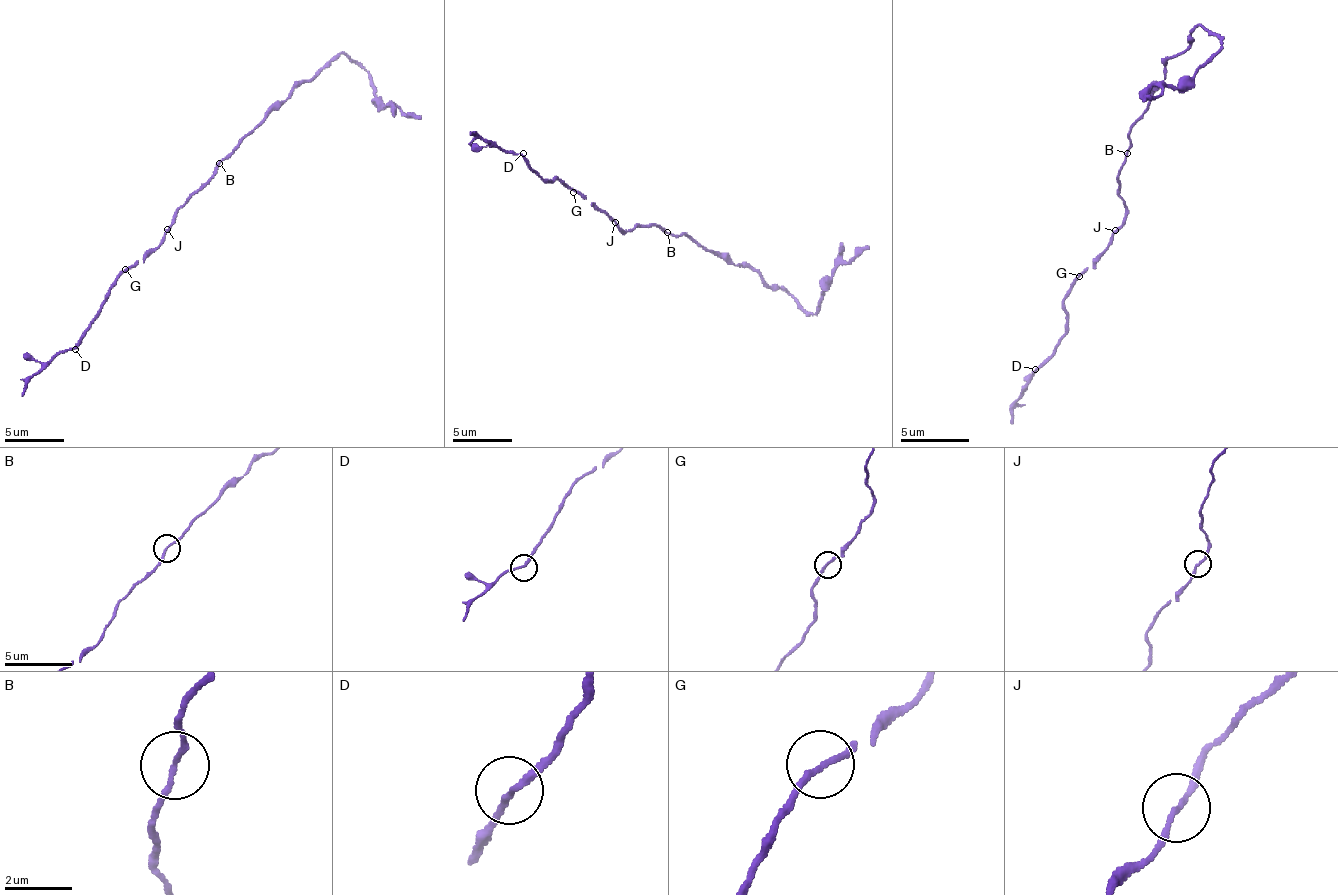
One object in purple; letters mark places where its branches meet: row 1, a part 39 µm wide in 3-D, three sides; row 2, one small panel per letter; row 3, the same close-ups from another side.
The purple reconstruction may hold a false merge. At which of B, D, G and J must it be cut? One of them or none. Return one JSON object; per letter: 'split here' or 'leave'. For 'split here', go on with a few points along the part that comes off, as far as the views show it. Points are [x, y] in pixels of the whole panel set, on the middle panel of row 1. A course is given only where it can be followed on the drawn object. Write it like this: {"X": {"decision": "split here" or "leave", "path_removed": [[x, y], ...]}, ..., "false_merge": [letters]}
{"B": {"decision": "split here", "path_removed": [[668, 233], [686, 233], [736, 266], [748, 266], [769, 286], [780, 286], [816, 313], [834, 272], [869, 245]]}, "D": {"decision": "leave"}, "G": {"decision": "leave"}, "J": {"decision": "leave"}, "false_merge": ["B"]}

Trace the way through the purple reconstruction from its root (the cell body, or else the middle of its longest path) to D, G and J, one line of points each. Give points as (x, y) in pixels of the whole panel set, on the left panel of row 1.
D: (214, 168), (214, 174), (175, 212), (175, 221), (163, 239), (116, 281), (98, 316), (75, 349)
G: (214, 168), (214, 174), (175, 212), (175, 221), (163, 239), (143, 260), (137, 260), (125, 269)
J: (214, 168), (214, 174), (175, 212), (175, 221), (166, 230)

